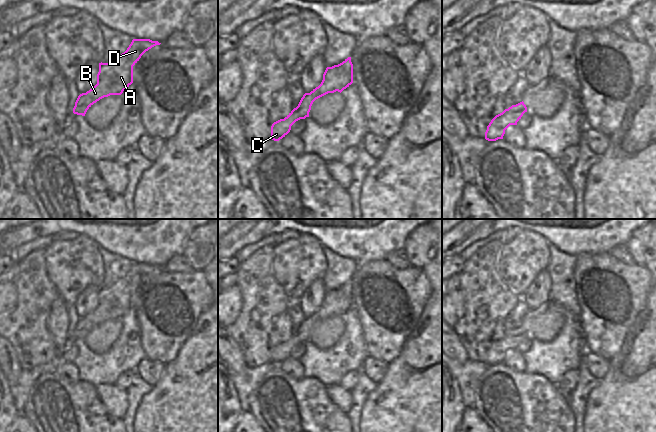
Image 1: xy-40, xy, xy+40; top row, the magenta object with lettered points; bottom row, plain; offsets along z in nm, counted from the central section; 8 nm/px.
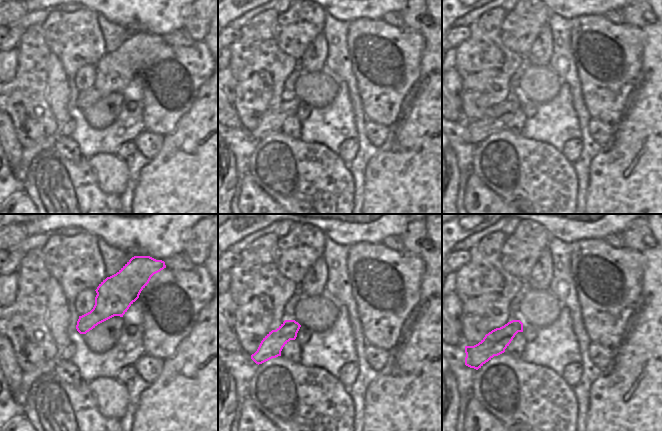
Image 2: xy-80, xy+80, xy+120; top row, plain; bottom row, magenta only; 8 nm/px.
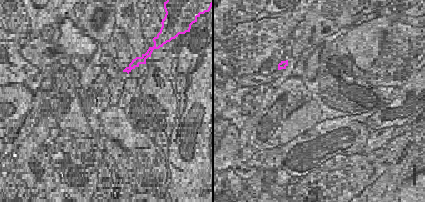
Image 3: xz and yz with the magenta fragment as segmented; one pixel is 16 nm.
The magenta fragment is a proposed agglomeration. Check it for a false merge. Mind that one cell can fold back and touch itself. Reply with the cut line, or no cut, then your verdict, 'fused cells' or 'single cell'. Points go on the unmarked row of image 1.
no cut; single cell

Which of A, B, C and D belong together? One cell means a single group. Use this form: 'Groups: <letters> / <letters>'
Groups: A B C D

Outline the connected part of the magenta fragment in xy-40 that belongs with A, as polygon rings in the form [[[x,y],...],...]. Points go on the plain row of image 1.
[[[133,263],[127,274],[116,283],[108,287],[99,287],[97,308],[86,317],[78,320],[73,337],[85,340],[87,334],[100,323],[110,319],[121,319],[133,307],[133,290],[146,275],[160,268],[158,265],[152,265],[150,263]]]

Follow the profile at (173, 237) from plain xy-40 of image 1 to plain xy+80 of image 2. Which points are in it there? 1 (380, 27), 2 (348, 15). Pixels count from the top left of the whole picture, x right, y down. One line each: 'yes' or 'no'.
1: no
2: yes

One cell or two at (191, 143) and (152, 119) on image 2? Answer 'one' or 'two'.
two

